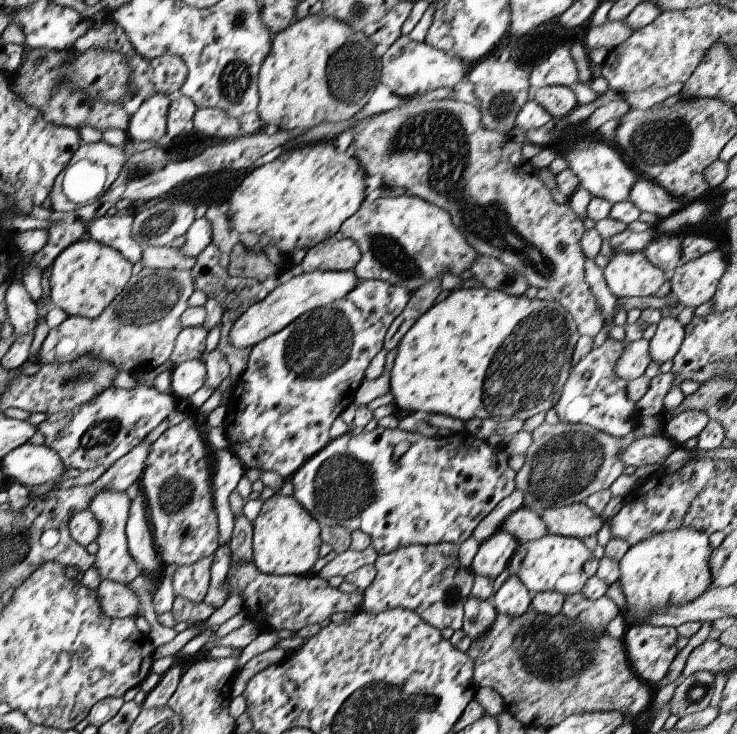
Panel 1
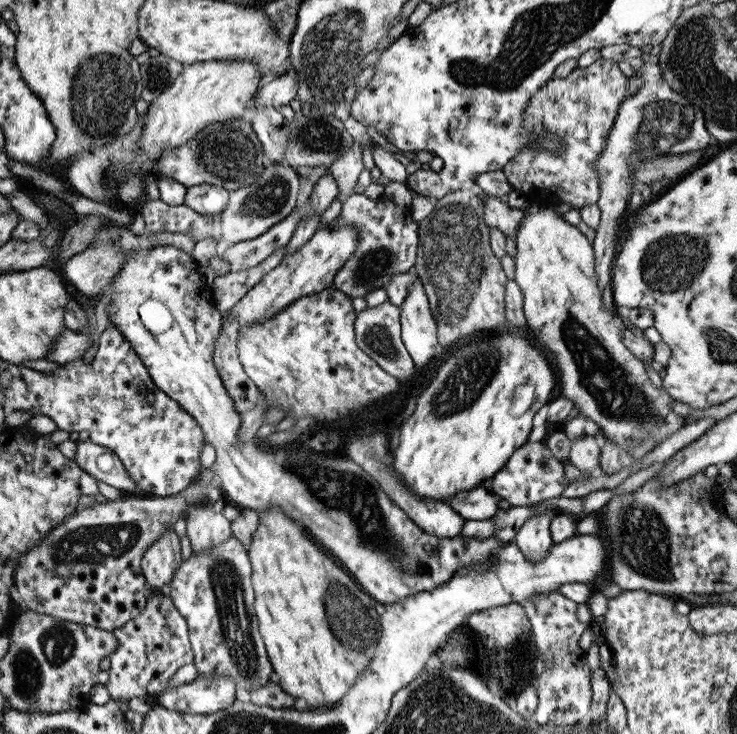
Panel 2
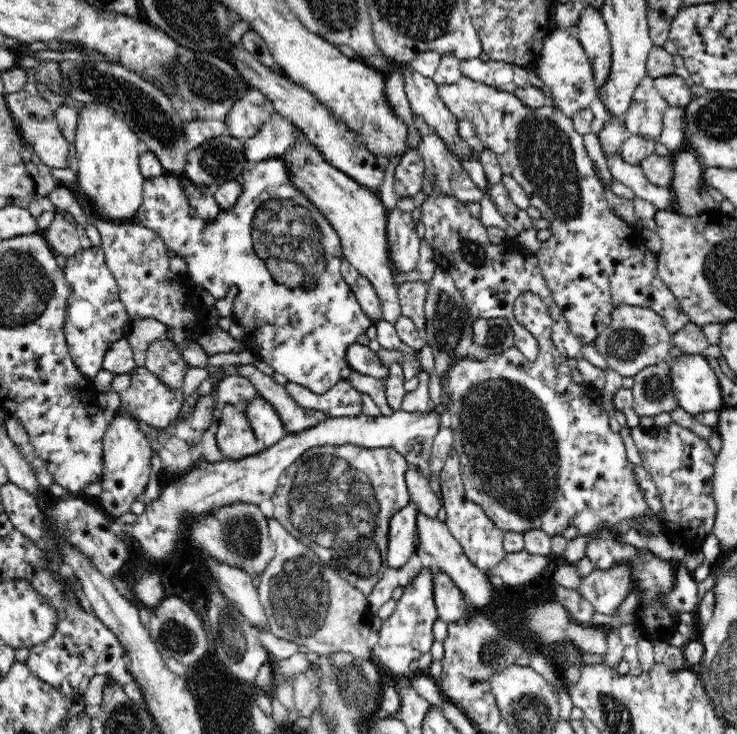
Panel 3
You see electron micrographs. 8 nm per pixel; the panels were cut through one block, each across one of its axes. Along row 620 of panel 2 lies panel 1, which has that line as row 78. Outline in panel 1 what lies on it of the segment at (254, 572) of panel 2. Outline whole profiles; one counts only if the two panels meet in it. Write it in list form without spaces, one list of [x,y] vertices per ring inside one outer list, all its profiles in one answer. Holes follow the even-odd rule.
[[[307,15],[301,20],[293,20],[287,28],[284,28],[277,34],[271,35],[271,38],[269,52],[259,67],[257,80],[255,81],[259,102],[257,104],[257,110],[255,111],[259,115],[263,126],[273,124],[273,126],[277,126],[278,130],[296,130],[296,132],[303,132],[309,130],[309,128],[313,128],[313,126],[317,126],[319,122],[341,122],[341,120],[349,120],[353,114],[357,114],[367,104],[369,96],[371,96],[373,89],[379,82],[382,64],[380,59],[373,56],[373,48],[375,45],[362,32],[353,32],[350,26],[335,20],[333,17],[321,19],[317,15]]]

